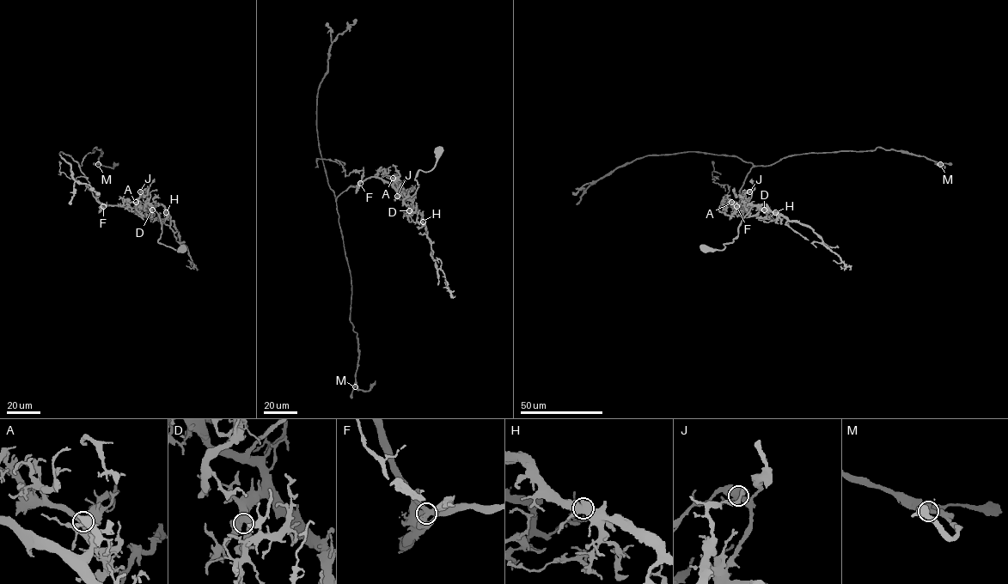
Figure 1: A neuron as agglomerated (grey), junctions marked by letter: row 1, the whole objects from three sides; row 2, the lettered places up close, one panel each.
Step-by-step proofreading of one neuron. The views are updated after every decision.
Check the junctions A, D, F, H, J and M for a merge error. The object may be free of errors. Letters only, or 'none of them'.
F

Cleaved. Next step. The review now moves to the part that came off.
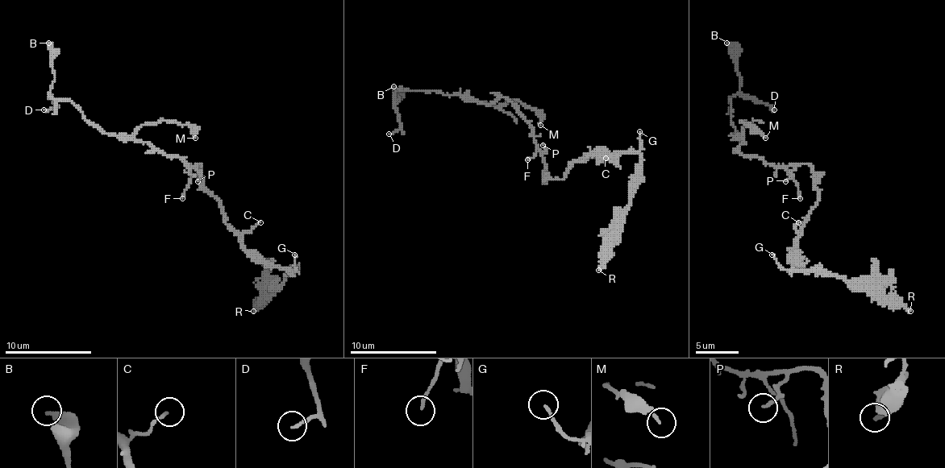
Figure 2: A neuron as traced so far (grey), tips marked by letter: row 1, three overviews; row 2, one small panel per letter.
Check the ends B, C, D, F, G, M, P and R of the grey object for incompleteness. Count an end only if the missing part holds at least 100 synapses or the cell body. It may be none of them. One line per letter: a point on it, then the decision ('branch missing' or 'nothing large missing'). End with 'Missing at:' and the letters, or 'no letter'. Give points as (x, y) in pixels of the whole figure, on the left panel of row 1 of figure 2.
B: place (48, 43); nothing large missing
C: place (260, 222); nothing large missing
D: place (43, 109); nothing large missing
F: place (182, 198); nothing large missing
G: place (294, 254); nothing large missing
M: place (195, 138); nothing large missing
P: place (197, 181); nothing large missing
R: place (253, 311); branch missing
Missing at: R

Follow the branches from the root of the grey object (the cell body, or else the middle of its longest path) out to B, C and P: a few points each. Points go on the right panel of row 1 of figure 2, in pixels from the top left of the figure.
B: (811, 172), (806, 163), (770, 166), (738, 148), (744, 142), (730, 122), (730, 99), (739, 72), (726, 43)
C: (811, 172), (813, 185), (820, 192), (820, 200), (798, 233), (796, 229), (798, 222)
P: (811, 172), (806, 163), (800, 163), (785, 181)

